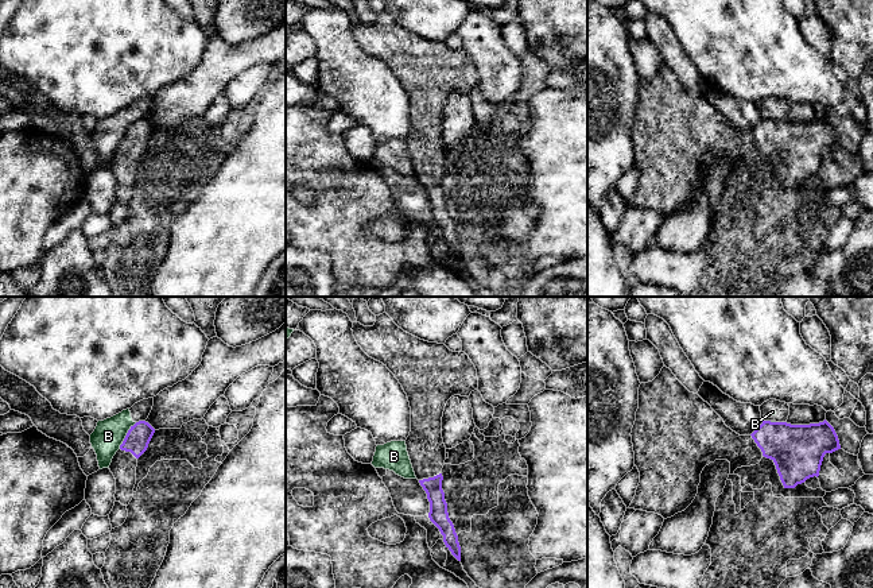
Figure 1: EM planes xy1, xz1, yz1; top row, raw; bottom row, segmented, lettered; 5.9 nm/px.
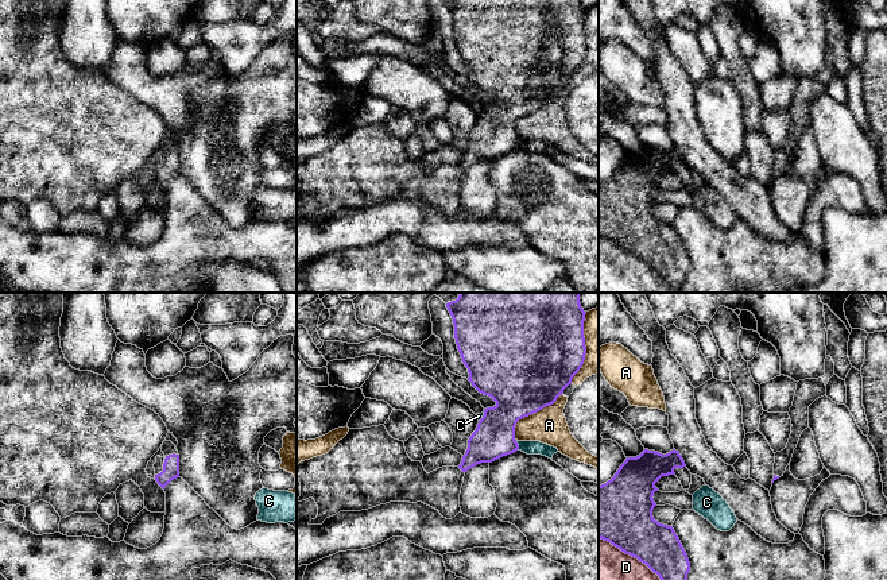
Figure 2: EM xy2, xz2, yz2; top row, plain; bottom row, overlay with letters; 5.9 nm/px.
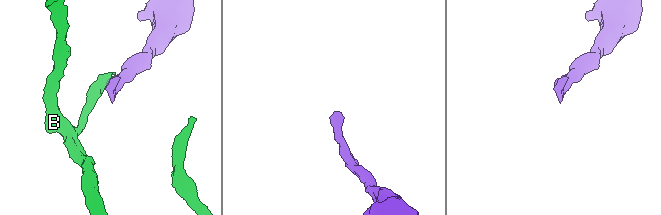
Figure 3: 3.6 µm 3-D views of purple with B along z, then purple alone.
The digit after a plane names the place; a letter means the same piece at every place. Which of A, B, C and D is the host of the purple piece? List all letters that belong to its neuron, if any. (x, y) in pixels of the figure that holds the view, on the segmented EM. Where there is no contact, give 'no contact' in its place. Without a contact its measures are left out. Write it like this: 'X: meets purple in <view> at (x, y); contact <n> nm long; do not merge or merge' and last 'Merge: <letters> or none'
A: meets purple in xz2 at (531, 413); contact 400 nm long; do not merge
B: meets purple in xy1 at (125, 436); contact 190 nm long; do not merge
C: meets purple in xz2 at (516, 444); contact 60 nm long; do not merge
D: meets purple in yz2 at (630, 555); contact 460 nm long; do not merge
Merge: none

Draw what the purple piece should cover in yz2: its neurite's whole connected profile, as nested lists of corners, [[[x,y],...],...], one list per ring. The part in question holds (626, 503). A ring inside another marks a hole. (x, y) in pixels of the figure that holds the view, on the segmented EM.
[[[644,449],[636,457],[627,457],[615,476],[599,486],[599,538],[646,564],[661,580],[687,580],[690,571],[687,554],[673,526],[659,523],[652,517],[656,506],[652,496],[659,491],[655,483],[683,467],[685,461],[675,449],[666,455]]]

